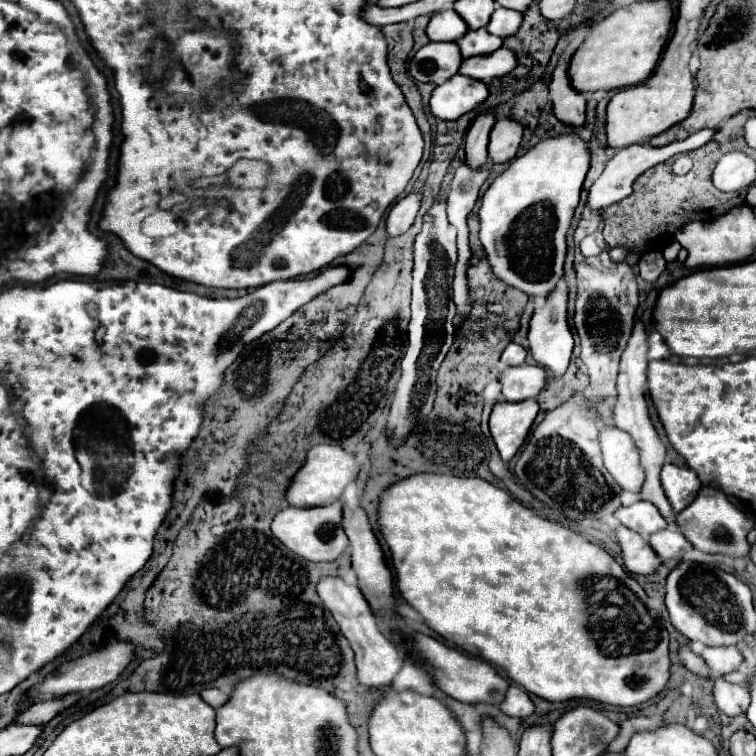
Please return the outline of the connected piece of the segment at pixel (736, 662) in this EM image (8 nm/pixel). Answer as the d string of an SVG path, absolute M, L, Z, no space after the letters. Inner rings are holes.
M719 646L719 648L703 648L701 658L715 674L729 674L739 670L743 664L743 654L735 646Z

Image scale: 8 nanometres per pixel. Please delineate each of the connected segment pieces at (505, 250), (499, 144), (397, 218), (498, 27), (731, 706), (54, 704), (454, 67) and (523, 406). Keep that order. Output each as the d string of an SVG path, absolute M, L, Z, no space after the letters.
M565 132L537 142L491 182L479 210L479 236L499 280L529 296L543 298L557 288L567 254L565 236L579 204L589 162L589 142L577 132Z
M499 118L489 136L489 158L493 164L505 164L515 158L523 138L523 126L509 118Z
M411 190L391 208L391 212L387 216L389 236L399 236L411 228L417 212L421 208L421 200L423 200L423 190Z
M497 8L487 24L487 30L499 38L507 38L507 36L513 36L513 32L517 32L517 28L521 26L521 20L523 20L521 12Z
M719 676L715 680L713 696L715 696L717 708L727 716L743 714L749 708L749 692L747 692L747 688L739 686L739 684L731 684L723 676Z
M69 694L65 698L49 698L49 700L41 700L31 704L23 714L19 714L17 722L33 722L33 724L47 724L49 720L53 720L57 714L61 714L63 710L67 710L69 706L73 706L75 702L81 700L81 694Z
M429 42L409 60L409 74L417 82L443 84L457 74L463 56L455 42Z
M537 400L495 404L489 418L489 428L503 462L509 462L523 446L537 412L539 412Z

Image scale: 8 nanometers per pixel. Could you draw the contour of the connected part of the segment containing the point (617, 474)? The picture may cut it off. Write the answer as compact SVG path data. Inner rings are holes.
M615 424L599 428L599 444L605 460L605 468L617 480L623 490L639 492L645 480L643 468L639 464L639 454L627 432L619 430Z

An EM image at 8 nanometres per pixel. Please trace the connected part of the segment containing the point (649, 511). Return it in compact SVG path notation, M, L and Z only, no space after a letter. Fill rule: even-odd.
M635 502L627 508L619 508L615 512L615 518L627 526L629 530L641 534L643 538L649 538L653 532L659 532L663 528L667 528L665 518L659 514L659 510L649 504L649 502Z

